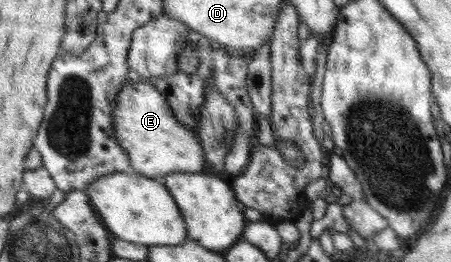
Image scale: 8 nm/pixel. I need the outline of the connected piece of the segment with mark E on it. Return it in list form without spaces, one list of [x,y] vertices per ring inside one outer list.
[[[128,79],[123,83],[116,96],[111,128],[127,153],[132,171],[154,179],[159,184],[163,184],[164,176],[174,172],[201,172],[205,170],[206,156],[200,139],[193,134],[193,130],[187,130],[183,123],[179,122],[168,100],[146,80],[133,82]]]

